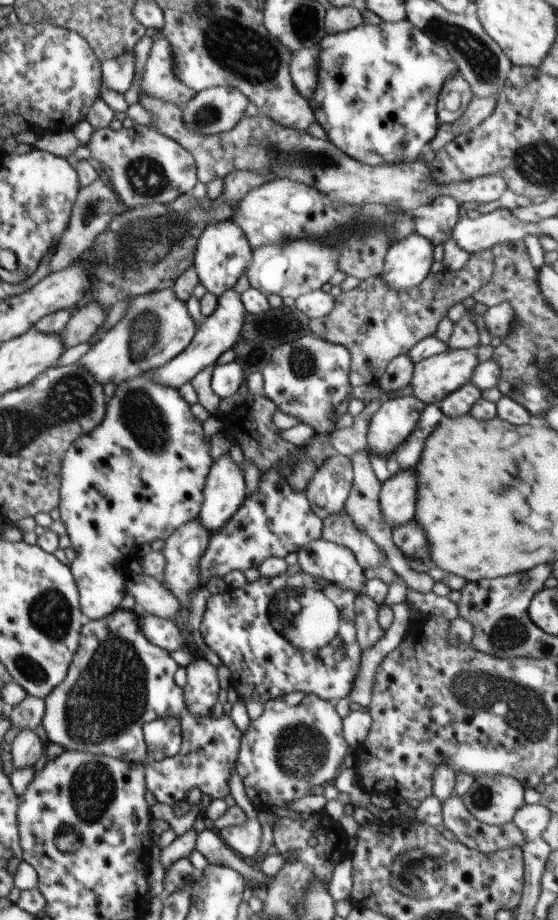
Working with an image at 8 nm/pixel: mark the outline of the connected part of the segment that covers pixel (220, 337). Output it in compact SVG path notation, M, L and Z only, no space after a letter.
M234 289L227 290L221 297L217 297L216 310L209 317L206 317L204 323L197 326L192 342L176 358L167 362L163 367L150 372L150 378L157 383L179 389L206 366L216 365L220 355L232 349L240 340L239 336L246 313L247 310L241 301L241 294Z

